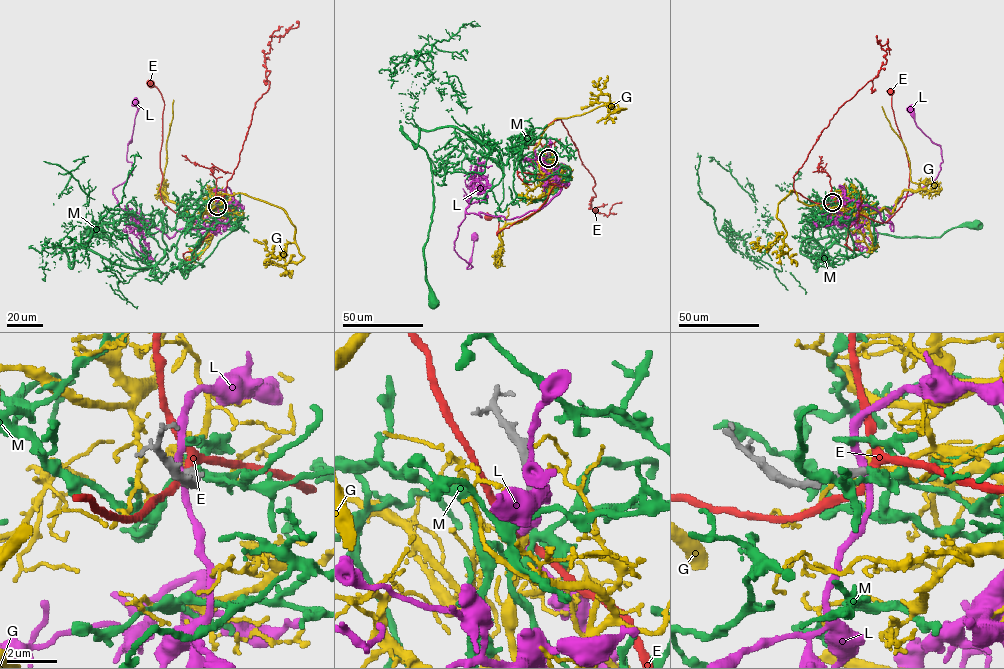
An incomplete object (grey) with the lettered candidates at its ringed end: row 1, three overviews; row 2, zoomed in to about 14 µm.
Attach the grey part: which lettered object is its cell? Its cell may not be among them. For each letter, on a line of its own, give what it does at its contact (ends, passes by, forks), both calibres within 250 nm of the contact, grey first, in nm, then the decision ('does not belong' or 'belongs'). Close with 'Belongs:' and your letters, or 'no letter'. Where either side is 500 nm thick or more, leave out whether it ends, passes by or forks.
E: it forks; calibres 380 and 280 nm; does not belong
G: it ends; calibres 360 and 300 nm; belongs
L: it passes by; calibres 400 and 300 nm; does not belong
M: it forks; calibres 380 and 240 nm; does not belong
Belongs: G

